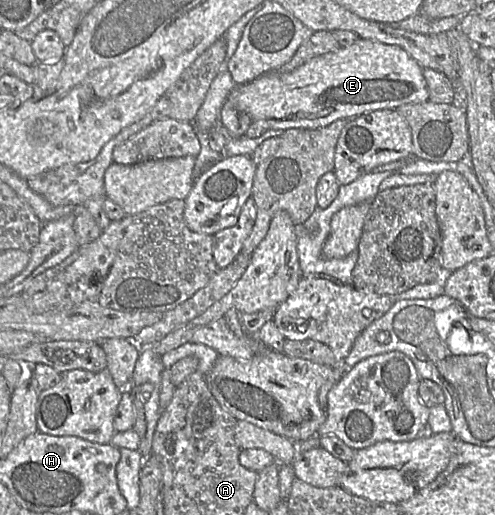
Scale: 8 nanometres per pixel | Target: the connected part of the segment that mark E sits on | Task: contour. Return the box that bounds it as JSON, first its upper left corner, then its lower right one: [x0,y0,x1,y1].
[226,38,429,130]

